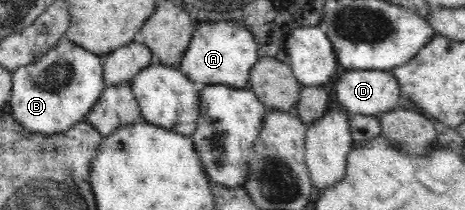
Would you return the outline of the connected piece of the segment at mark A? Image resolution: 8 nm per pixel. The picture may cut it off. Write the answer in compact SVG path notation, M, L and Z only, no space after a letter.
M233 20L205 21L196 26L195 34L180 60L179 68L188 79L203 85L225 84L245 89L251 67L260 59L255 37Z

